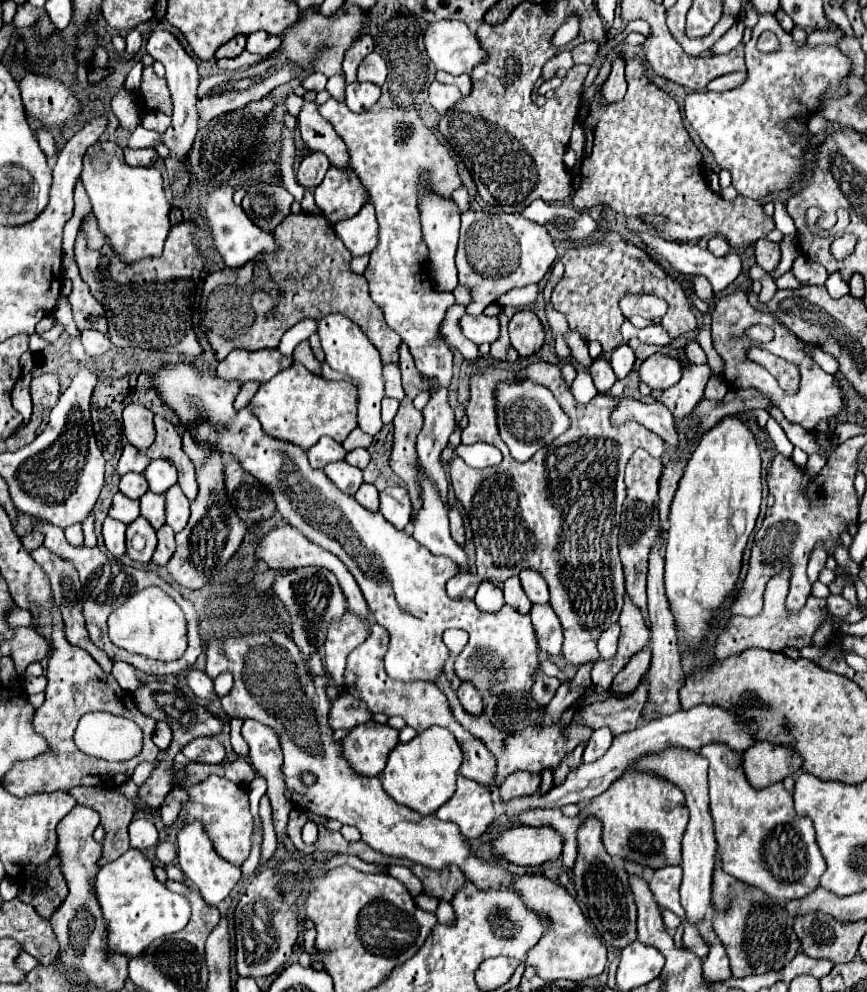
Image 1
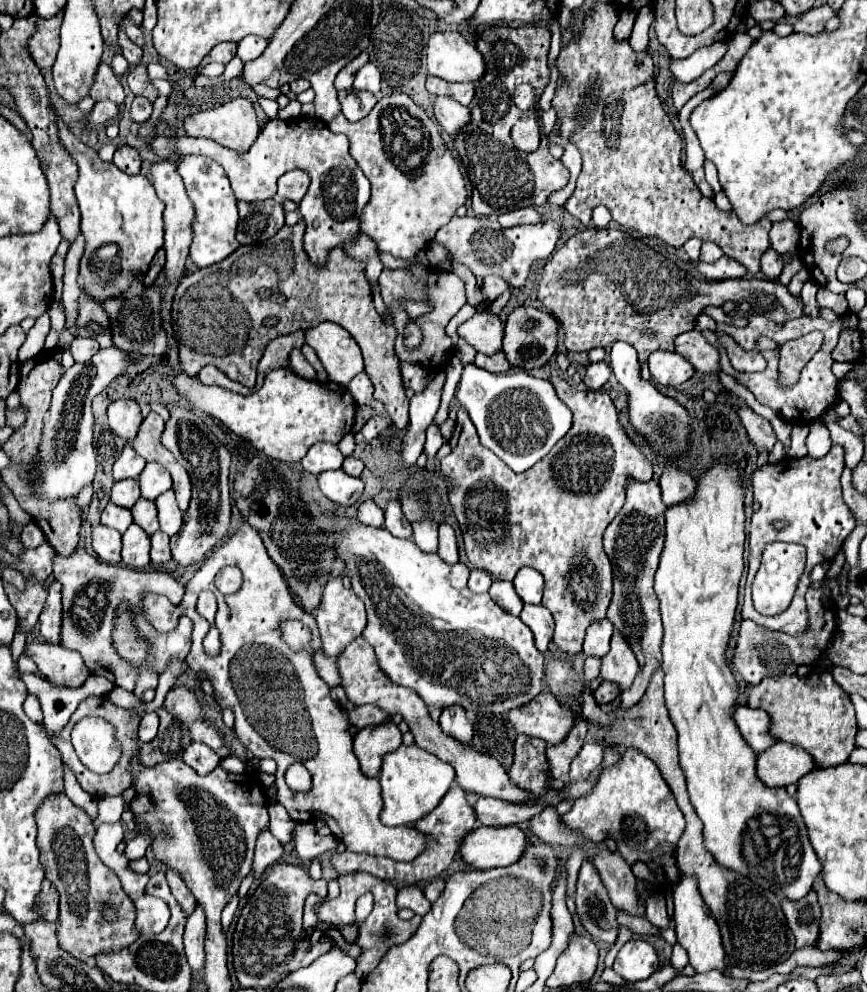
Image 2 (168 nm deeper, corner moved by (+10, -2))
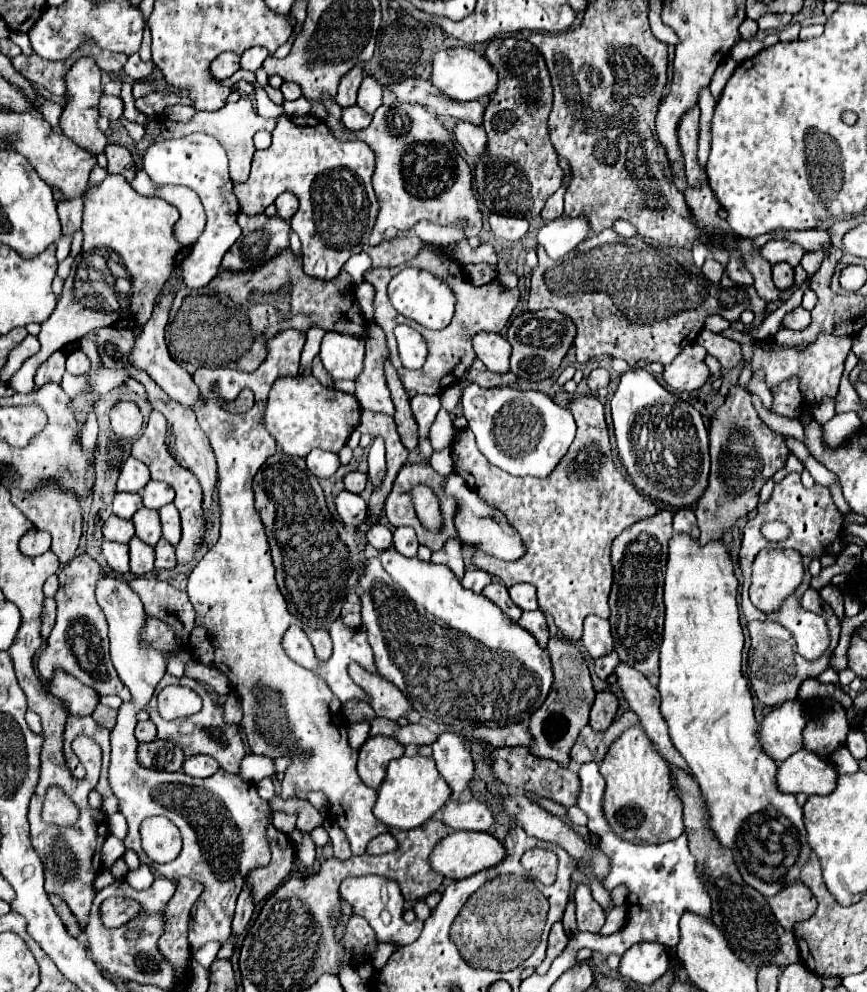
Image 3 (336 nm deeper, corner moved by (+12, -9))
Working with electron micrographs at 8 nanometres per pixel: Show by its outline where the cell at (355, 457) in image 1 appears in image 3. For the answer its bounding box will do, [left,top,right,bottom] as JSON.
[345,472,367,494]

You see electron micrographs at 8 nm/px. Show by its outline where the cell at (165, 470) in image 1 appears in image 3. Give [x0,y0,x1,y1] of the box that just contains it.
[141,480,175,510]

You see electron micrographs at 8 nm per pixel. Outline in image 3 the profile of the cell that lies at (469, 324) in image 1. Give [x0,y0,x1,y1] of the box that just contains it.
[471,332,511,374]

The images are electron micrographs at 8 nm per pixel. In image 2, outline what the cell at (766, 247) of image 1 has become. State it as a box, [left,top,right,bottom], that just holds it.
[761,249,783,279]

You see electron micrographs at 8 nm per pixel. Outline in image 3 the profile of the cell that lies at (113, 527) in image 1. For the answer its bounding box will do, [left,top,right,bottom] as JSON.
[101,540,129,572]

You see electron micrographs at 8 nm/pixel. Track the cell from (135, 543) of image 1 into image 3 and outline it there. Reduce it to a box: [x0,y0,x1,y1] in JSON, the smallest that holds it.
[129,536,155,576]

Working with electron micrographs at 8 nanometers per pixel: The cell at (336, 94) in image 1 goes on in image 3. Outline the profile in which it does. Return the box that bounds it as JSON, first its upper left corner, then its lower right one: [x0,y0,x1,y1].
[283,98,311,116]

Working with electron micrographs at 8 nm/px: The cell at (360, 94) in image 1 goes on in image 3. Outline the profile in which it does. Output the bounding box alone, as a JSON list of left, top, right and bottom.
[341,104,371,130]

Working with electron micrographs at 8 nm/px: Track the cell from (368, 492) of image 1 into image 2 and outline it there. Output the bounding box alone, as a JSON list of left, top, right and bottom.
[357,501,383,527]

